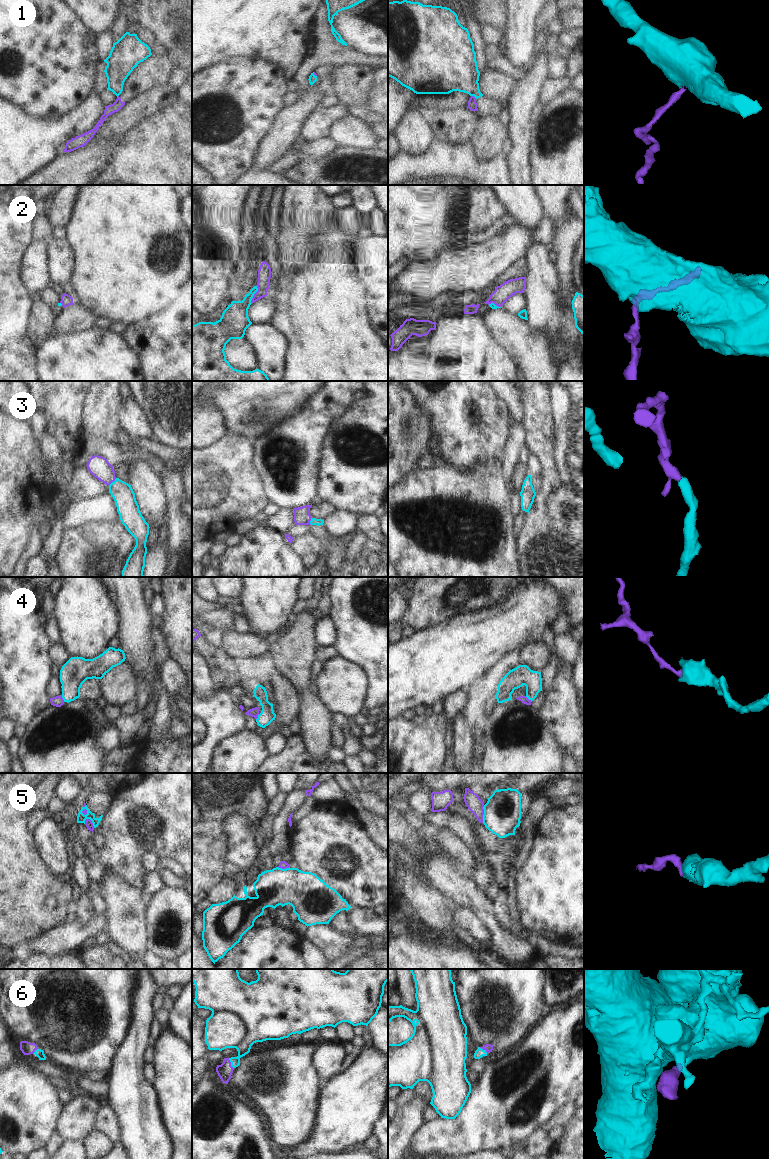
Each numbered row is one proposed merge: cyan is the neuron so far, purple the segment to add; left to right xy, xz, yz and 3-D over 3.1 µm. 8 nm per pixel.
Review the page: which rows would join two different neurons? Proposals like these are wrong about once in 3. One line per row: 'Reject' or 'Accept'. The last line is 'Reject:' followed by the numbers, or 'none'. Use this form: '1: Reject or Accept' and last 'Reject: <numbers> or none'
1: Reject
2: Reject
3: Accept
4: Reject
5: Reject
6: Accept
Reject: 1, 2, 4, 5.

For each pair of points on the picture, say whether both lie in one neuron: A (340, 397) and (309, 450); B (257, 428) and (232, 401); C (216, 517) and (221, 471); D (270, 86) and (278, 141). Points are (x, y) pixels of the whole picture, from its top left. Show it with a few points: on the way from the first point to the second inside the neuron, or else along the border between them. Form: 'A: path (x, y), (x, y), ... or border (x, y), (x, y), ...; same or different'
A: path (328, 410), (309, 429), (309, 437); same
B: path (252, 421), (239, 408); same
C: path (216, 506), (216, 489), (221, 482); same
D: border (283, 106), (263, 137); different

